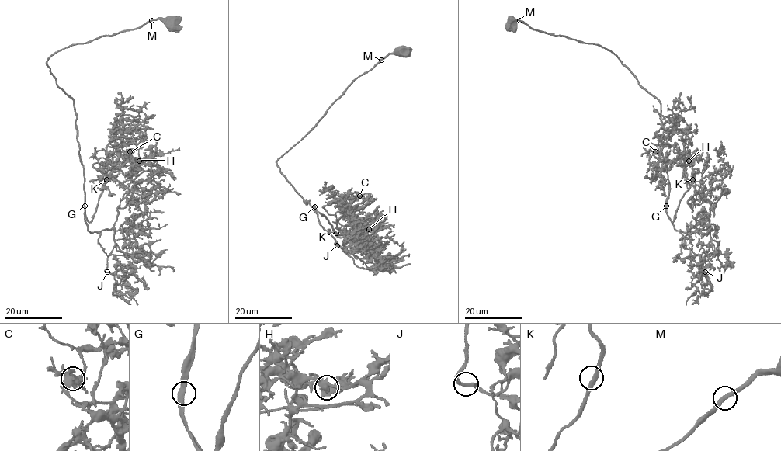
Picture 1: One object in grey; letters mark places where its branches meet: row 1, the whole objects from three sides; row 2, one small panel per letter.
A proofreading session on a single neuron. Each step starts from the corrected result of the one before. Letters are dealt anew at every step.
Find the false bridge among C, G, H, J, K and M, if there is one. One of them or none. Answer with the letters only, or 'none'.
none

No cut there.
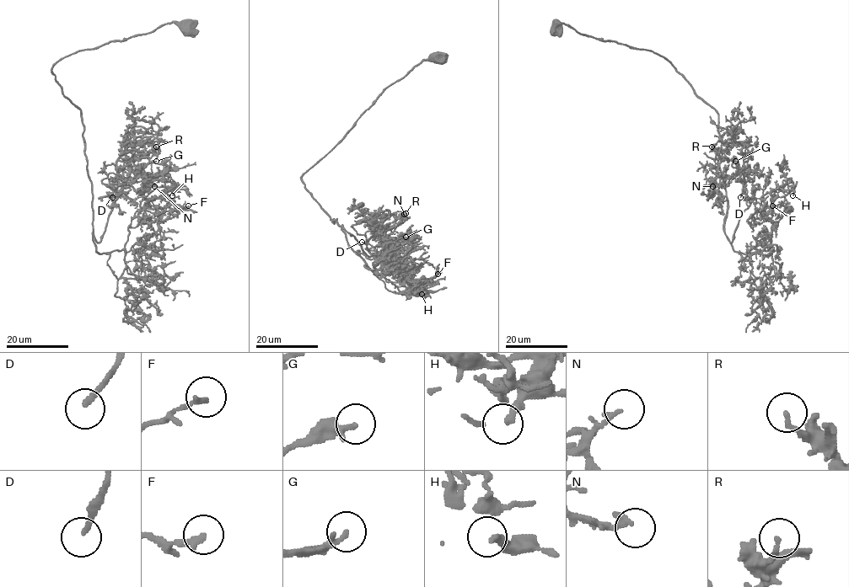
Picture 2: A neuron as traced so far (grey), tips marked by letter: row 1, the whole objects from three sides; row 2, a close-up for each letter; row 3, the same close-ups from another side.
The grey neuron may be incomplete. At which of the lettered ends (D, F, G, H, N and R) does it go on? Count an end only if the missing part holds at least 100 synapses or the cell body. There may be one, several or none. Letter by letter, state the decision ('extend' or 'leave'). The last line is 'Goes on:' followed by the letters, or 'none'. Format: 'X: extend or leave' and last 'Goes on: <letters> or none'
D: extend
F: leave
G: leave
H: leave
N: leave
R: leave
Goes on: D

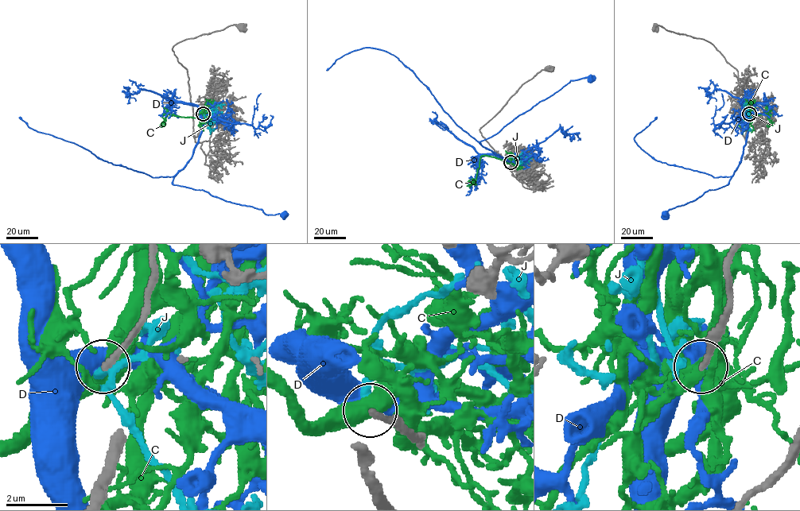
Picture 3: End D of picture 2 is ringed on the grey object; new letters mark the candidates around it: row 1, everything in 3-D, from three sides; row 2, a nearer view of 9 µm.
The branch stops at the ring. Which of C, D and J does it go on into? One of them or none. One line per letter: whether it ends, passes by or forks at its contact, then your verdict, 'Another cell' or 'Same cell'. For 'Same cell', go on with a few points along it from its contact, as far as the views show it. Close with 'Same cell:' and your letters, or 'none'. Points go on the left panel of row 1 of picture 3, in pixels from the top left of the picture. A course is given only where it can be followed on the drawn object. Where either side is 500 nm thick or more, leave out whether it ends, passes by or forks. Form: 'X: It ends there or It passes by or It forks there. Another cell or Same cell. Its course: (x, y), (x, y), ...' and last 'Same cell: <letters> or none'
C: It forks there. Another cell
D: It forks there. Another cell
J: It ends there. Same cell. Its course: (203, 114), (208, 110), (213, 113), (218, 118), (211, 121)
Same cell: J

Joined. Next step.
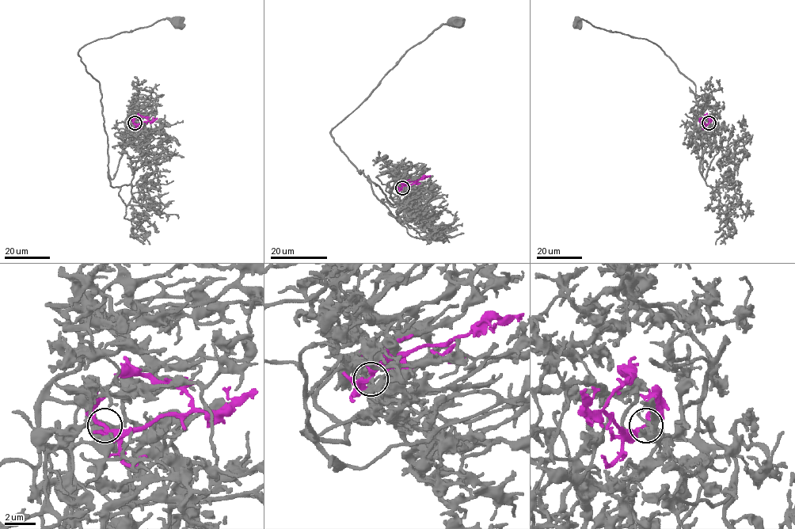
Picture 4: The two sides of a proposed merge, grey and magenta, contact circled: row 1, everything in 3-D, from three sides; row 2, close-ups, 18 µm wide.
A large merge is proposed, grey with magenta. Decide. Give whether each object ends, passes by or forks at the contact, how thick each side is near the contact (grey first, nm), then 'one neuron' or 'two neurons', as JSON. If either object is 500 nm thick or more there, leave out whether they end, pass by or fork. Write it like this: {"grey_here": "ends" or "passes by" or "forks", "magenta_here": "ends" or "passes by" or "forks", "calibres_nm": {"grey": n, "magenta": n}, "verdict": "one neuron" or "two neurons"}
{"grey_here": "ends", "magenta_here": "passes by", "calibres_nm": {"grey": 190, "magenta": 260}, "verdict": "one neuron"}

